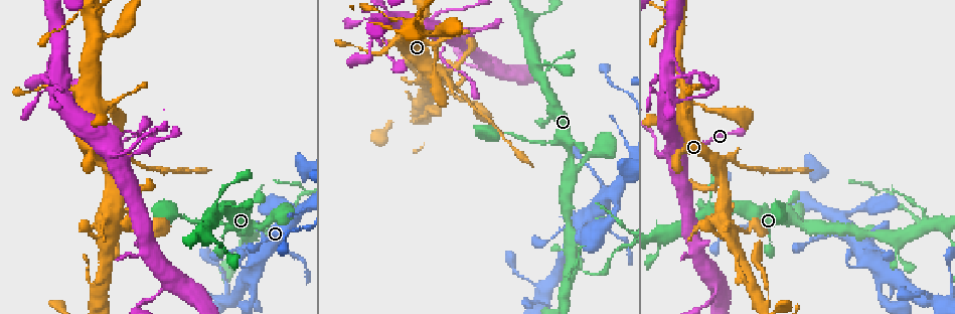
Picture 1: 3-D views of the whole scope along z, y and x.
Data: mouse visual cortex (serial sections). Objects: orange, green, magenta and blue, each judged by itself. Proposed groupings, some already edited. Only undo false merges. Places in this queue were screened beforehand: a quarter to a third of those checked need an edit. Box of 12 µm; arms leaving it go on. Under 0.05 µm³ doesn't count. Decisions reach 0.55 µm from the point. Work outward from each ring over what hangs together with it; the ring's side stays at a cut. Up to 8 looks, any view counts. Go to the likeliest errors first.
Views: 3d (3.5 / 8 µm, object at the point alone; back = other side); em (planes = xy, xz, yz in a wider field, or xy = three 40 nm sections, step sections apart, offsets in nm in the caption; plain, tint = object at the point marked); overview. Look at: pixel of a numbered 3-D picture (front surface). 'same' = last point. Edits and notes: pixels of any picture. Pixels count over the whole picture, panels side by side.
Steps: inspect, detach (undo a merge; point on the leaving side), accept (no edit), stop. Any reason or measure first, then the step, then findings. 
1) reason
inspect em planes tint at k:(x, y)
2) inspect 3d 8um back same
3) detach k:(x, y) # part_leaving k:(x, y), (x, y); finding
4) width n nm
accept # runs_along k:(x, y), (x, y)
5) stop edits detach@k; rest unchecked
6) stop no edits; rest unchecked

inspect 3d 3.5um at 1:(116, 157)

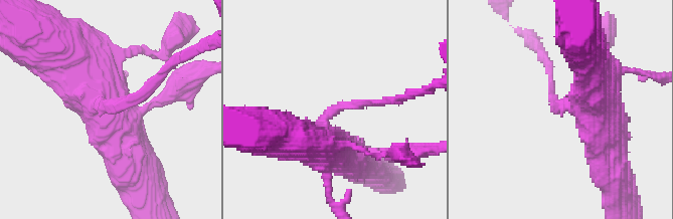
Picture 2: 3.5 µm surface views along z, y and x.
inspect em xy step 3 tint at 2:(337, 109)

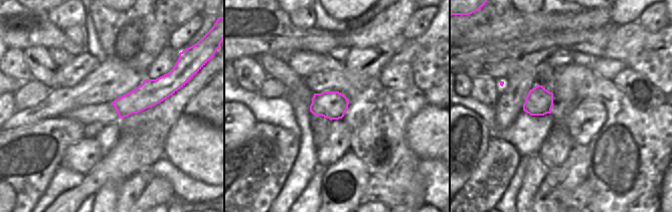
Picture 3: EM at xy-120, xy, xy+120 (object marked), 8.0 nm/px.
arm_widths 150, 700 nm
accept # runs_along 2:(323, 152), (320, 129), (338, 107), (390, 99); continuous, no second cell

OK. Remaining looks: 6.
a fork
inspect 3d 3.5um at 1:(912, 236)

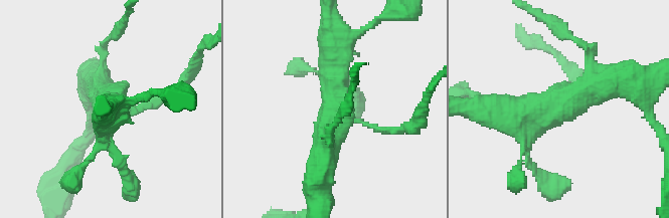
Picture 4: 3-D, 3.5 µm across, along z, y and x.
arms 3; arm_widths 100, 450, 500 nm; shape alone is not enough
inspect em xy step 2 tint at 4:(337, 111)

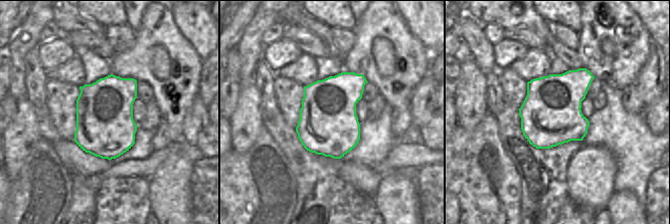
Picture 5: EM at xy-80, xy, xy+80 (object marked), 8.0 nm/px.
detach 4:(383, 130) # part_leaving 4:(355, 120), (398, 131), (424, 113); two cells meet here

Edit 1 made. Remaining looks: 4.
inspect overview

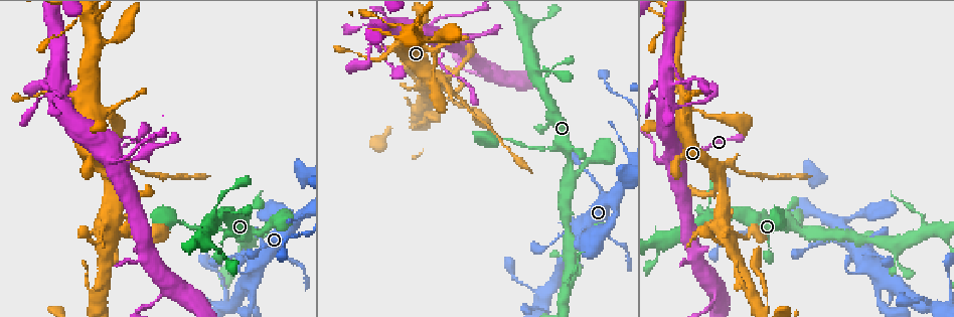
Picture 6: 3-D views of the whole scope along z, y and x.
arms part here
inspect 3d 8um at 6:(881, 284)

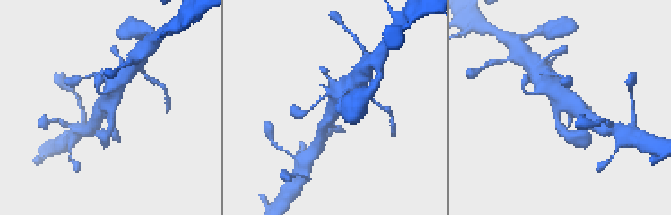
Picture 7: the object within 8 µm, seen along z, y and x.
arms 3; arm_widths 250, 450, 600 nm; need the tissue
inspect em xy step 1 tint at 7:(110, 106)

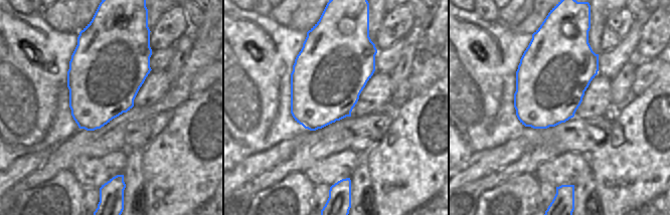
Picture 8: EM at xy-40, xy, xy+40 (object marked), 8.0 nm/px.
width 600 nm
accept # runs_along 7:(545, 79), (566, 103), (583, 116); one cell here

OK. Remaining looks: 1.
stop edits detach@4; rest unchecked

